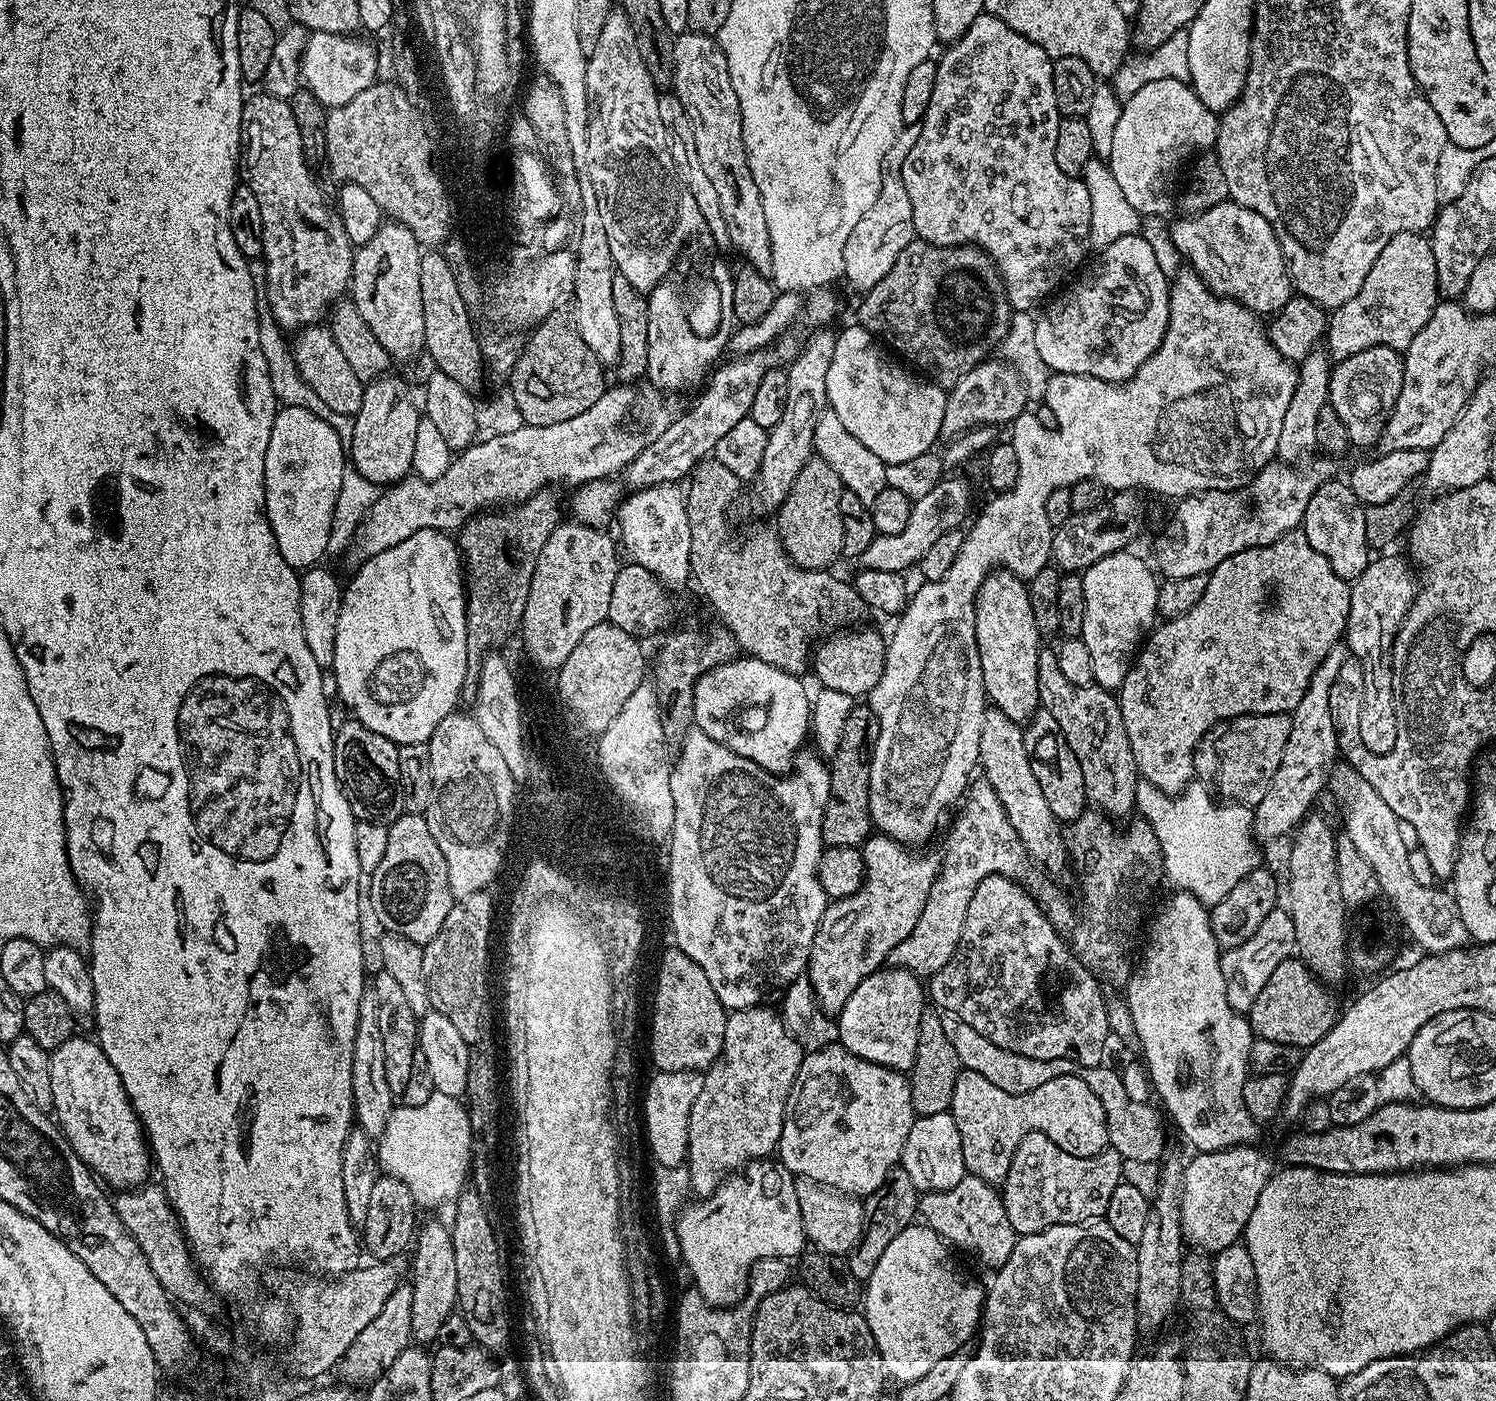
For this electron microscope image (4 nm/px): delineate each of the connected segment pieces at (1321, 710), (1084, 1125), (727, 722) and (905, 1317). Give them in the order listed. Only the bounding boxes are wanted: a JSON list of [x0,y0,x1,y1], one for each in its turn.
[[1252,642,1350,841],[950,1068,1109,1186],[694,658,810,773],[862,1222,986,1385]]

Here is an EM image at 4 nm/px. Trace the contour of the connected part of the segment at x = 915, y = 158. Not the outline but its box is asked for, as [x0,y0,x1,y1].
[900,11,1090,312]

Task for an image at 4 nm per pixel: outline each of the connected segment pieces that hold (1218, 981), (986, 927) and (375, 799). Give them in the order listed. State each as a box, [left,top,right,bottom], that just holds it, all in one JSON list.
[[1126,890,1257,1152],[930,875,1110,1069],[334,718,404,825]]

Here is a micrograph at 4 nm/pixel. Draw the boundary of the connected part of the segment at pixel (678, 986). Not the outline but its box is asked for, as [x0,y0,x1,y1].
[655,946,728,1073]

